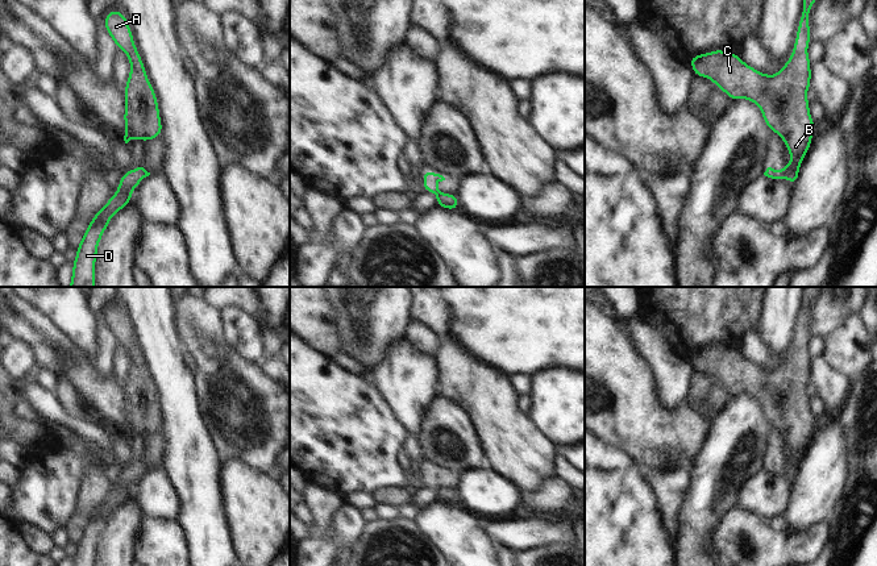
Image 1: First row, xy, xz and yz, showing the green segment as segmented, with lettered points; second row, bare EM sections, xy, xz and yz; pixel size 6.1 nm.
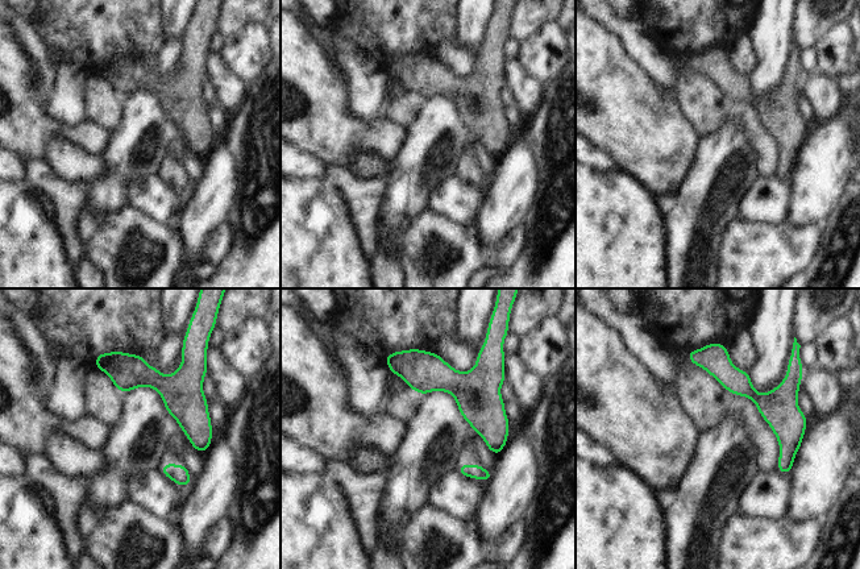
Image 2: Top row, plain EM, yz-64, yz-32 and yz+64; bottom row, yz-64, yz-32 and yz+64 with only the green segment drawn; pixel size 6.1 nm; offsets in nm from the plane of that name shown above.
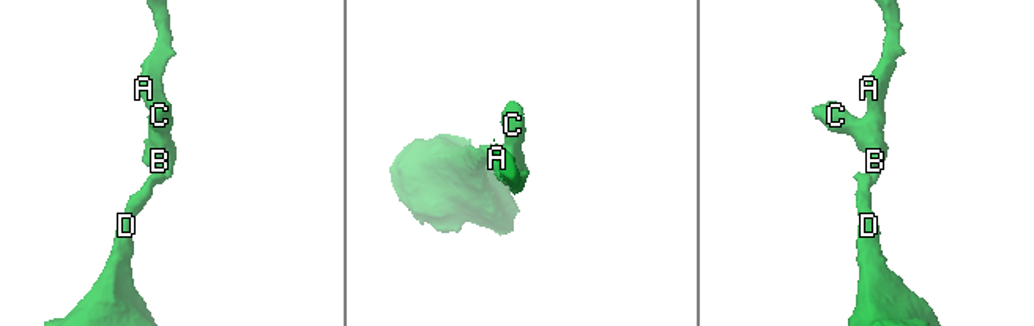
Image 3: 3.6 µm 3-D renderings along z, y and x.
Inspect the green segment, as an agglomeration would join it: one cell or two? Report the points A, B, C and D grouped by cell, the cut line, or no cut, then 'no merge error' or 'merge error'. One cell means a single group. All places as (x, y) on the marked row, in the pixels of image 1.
groups A B C / D; cut yz (784, 169), (786, 178); merge error

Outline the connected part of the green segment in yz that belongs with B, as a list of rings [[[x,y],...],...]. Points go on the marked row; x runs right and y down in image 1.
[[[803,0],[791,57],[776,75],[766,75],[743,62],[739,54],[732,54],[722,49],[689,58],[694,76],[710,79],[731,100],[747,99],[760,108],[768,129],[777,133],[786,143],[791,162],[786,163],[785,176],[793,186],[798,182],[799,167],[810,150],[815,129],[807,100],[807,90],[811,87],[811,63],[807,54],[807,47],[811,43],[810,9],[815,1]]]

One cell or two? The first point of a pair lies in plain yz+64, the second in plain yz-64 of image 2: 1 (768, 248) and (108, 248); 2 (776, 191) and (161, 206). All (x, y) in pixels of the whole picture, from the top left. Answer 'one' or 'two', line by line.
1: one
2: one

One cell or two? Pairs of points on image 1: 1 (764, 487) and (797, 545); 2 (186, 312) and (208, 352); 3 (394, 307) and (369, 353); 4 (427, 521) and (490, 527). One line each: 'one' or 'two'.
1: two
2: one
3: one
4: two

